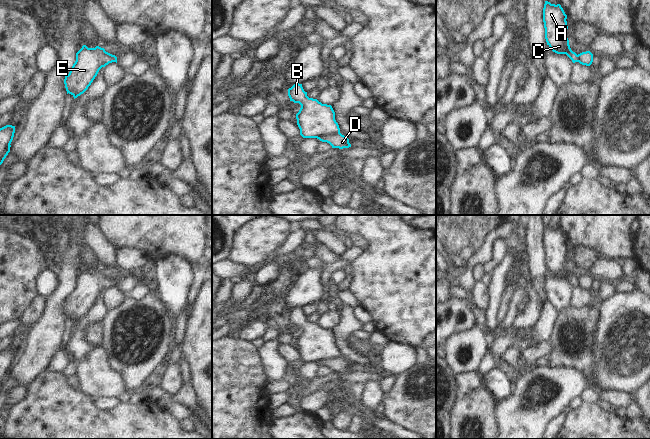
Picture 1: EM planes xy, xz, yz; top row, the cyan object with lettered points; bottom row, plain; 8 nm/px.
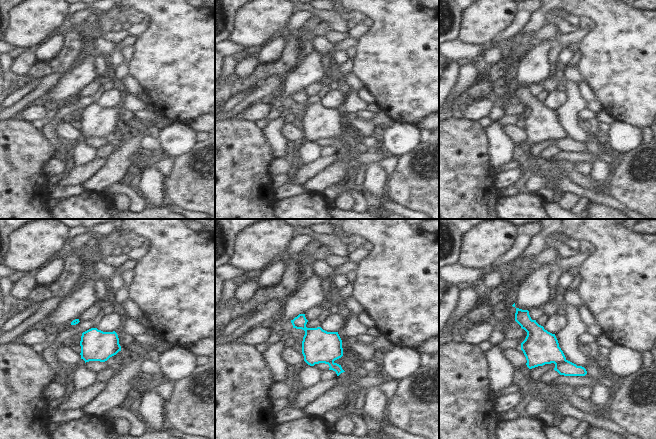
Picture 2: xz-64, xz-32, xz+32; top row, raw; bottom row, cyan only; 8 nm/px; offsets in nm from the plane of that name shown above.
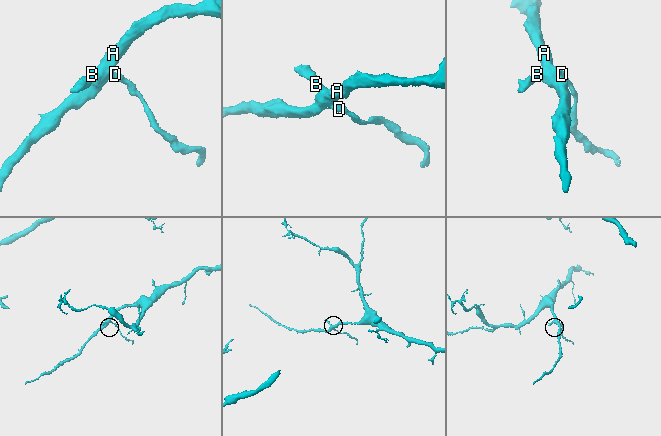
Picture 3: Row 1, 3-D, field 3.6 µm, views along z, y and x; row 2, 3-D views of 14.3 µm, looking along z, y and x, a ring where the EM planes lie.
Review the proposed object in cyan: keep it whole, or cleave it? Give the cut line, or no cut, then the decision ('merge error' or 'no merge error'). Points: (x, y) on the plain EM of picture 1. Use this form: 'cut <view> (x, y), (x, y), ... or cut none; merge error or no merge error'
cut xz (339, 355), (325, 357), (316, 361); merge error

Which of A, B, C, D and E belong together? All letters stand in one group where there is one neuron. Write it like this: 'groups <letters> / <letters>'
groups A B C E / D

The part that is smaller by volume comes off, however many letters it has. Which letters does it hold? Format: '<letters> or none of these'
D.

